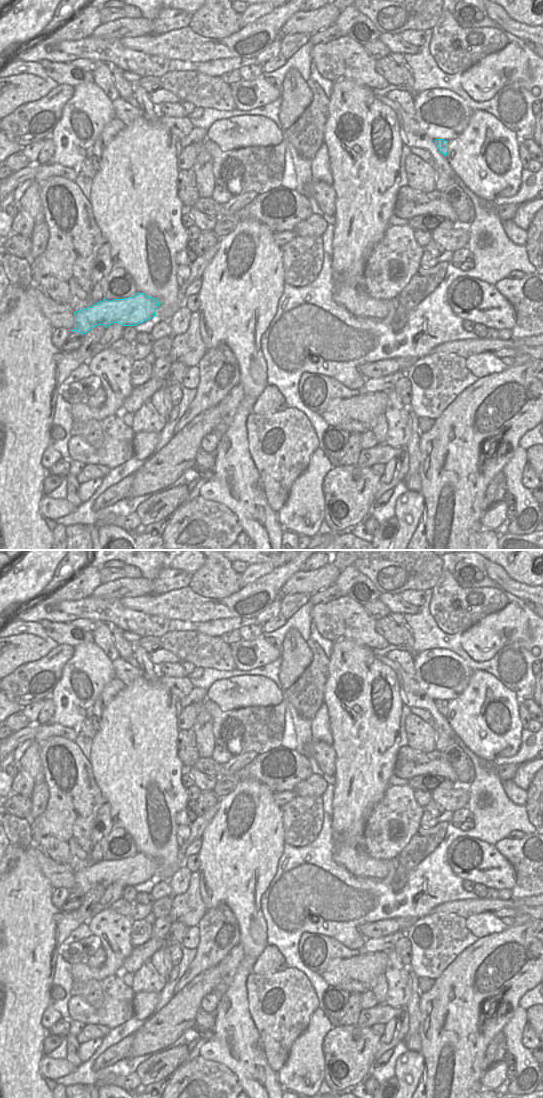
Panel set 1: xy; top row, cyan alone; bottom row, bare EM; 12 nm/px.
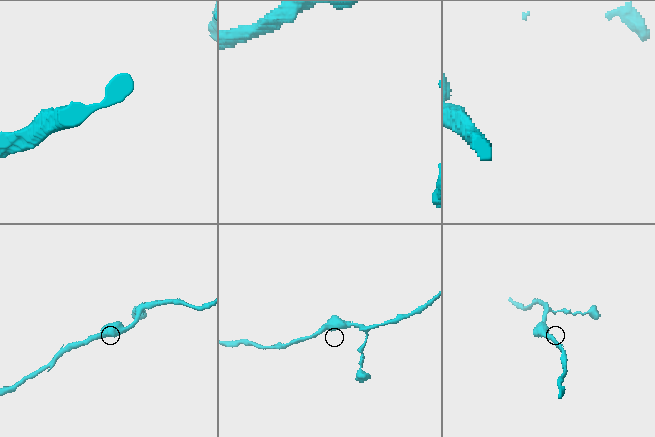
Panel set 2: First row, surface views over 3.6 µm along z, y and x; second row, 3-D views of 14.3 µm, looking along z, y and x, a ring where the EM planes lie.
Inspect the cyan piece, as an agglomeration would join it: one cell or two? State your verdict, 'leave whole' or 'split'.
leave whole

